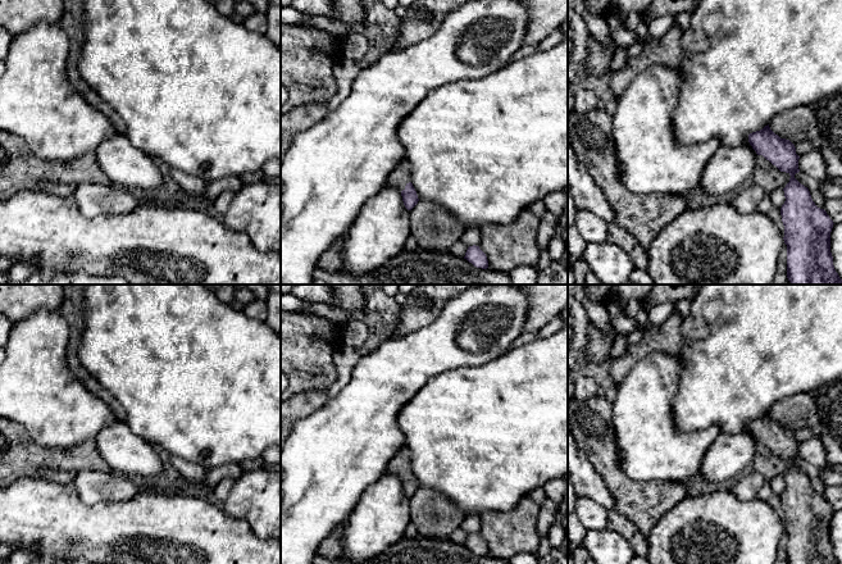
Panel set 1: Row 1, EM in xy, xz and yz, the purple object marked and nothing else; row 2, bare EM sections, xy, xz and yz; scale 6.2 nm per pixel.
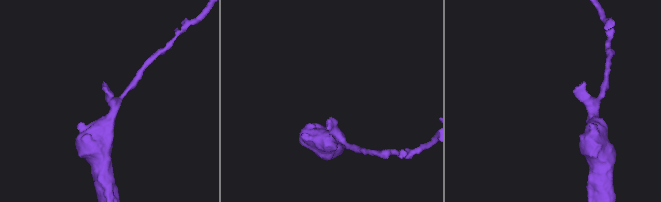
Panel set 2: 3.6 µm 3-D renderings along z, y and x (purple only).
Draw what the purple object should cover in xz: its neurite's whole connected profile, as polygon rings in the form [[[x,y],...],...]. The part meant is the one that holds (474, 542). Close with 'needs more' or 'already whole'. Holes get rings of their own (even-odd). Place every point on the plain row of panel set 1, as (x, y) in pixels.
[[[469,533],[464,546],[466,546],[469,550],[472,550],[477,555],[487,556],[488,555],[488,547],[486,541],[479,536],[479,533]]]; already whole

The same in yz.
[[[769,411],[763,417],[748,422],[748,429],[757,442],[763,442],[780,459],[791,463],[789,469],[783,476],[786,488],[780,495],[784,513],[784,531],[787,532],[787,564],[839,564],[833,552],[830,540],[830,519],[833,508],[824,496],[815,492],[807,474],[801,472],[795,461],[800,459],[795,432],[775,422]]]; already whole

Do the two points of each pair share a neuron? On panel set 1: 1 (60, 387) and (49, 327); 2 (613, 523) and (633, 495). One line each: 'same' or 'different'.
1: same
2: different

